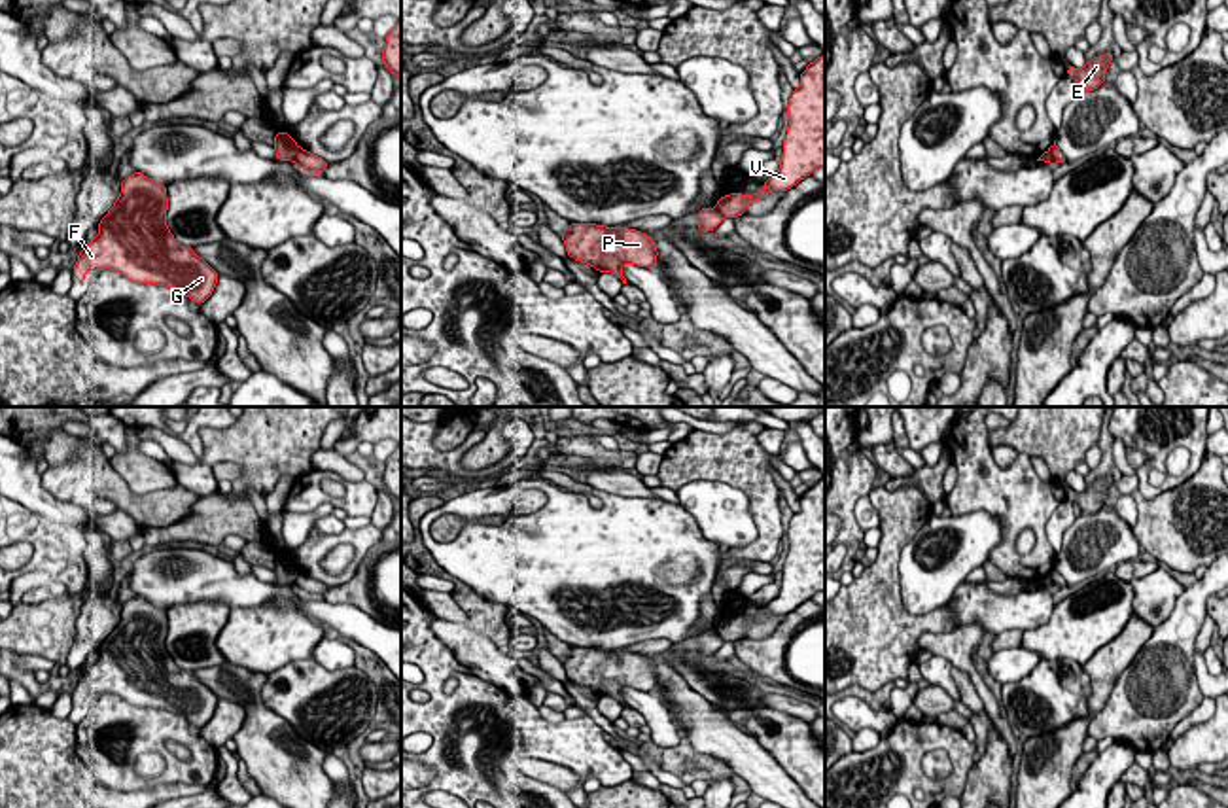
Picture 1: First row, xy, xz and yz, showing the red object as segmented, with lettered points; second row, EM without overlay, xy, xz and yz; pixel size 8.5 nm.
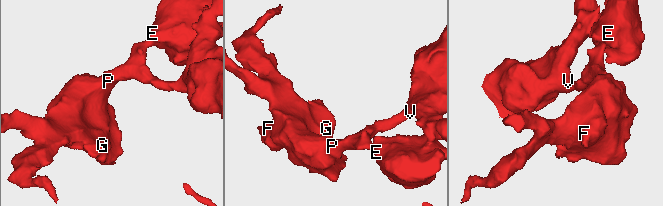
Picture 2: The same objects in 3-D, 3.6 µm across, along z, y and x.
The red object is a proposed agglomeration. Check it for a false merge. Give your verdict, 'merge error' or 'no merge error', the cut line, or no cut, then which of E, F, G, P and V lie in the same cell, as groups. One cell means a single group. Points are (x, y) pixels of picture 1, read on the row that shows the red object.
merge error; cut xy (301, 148), (294, 161); groups E F G P / V

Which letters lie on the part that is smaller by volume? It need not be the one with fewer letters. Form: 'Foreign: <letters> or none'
Foreign: V

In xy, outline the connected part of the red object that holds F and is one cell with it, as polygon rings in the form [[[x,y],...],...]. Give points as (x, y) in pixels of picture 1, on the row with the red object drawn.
[[[142,172],[121,180],[121,195],[100,220],[98,237],[78,255],[76,280],[83,284],[87,271],[112,269],[132,282],[178,290],[202,305],[219,274],[172,237],[167,208],[167,185]]]

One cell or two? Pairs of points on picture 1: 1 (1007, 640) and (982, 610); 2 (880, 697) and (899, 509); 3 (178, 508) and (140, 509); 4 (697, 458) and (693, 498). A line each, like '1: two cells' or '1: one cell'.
1: two cells
2: two cells
3: one cell
4: two cells

